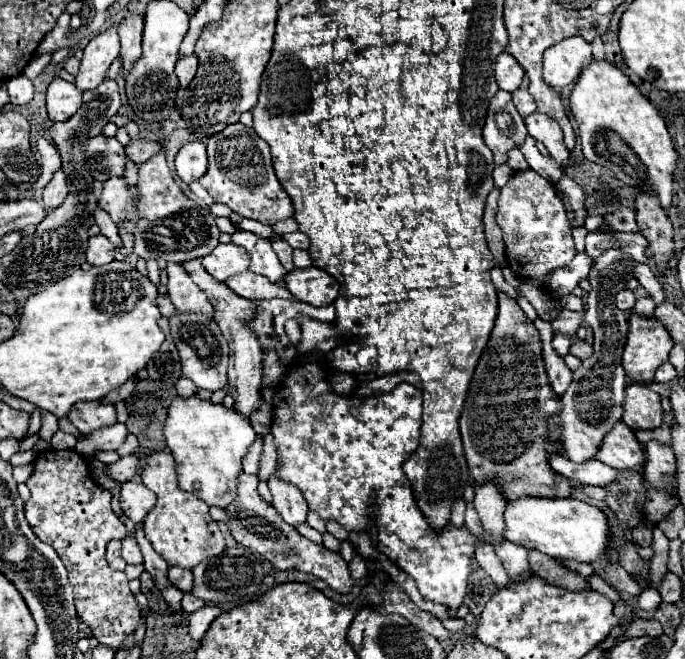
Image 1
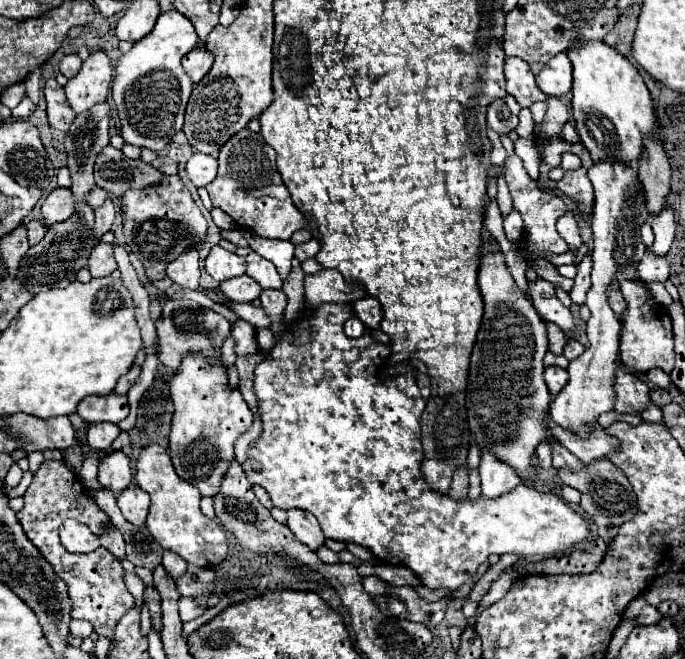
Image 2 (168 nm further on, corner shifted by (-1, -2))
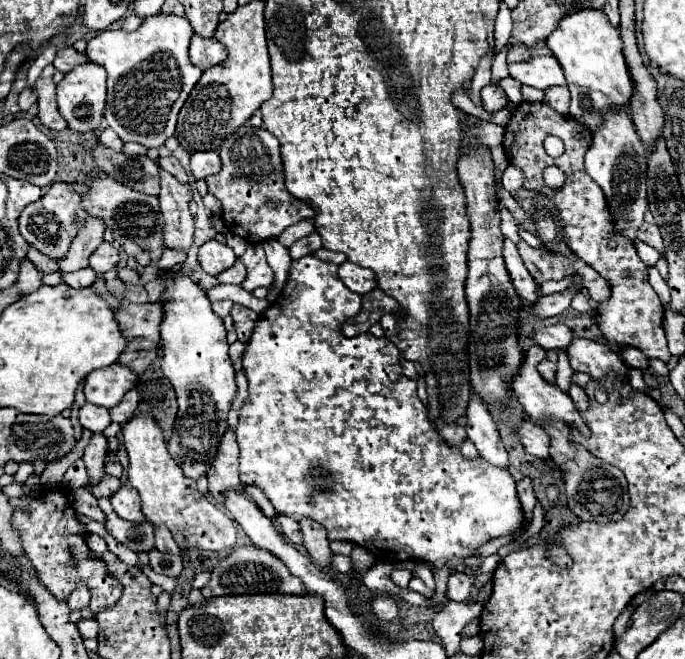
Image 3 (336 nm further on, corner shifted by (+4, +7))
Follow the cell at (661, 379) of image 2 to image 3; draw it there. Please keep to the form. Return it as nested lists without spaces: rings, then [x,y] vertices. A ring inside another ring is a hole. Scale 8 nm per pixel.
[[[622,347],[622,361],[626,367],[636,367],[636,369],[648,369],[648,357],[636,349],[636,347]]]

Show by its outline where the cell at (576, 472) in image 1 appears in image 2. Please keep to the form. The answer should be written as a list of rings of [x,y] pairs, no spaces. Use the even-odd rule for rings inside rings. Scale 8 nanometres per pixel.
[[[555,442],[553,444],[553,468],[557,468],[557,470],[559,468],[569,468],[569,470],[577,472],[577,470],[583,470],[585,464],[579,458],[575,458],[565,446]]]

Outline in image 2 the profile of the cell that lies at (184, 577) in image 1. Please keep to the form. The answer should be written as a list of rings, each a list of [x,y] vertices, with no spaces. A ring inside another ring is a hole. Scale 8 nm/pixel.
[[[165,552],[163,554],[163,568],[167,570],[167,574],[177,580],[181,578],[185,572],[187,572],[187,562],[179,556],[179,554],[173,554],[173,552]]]

